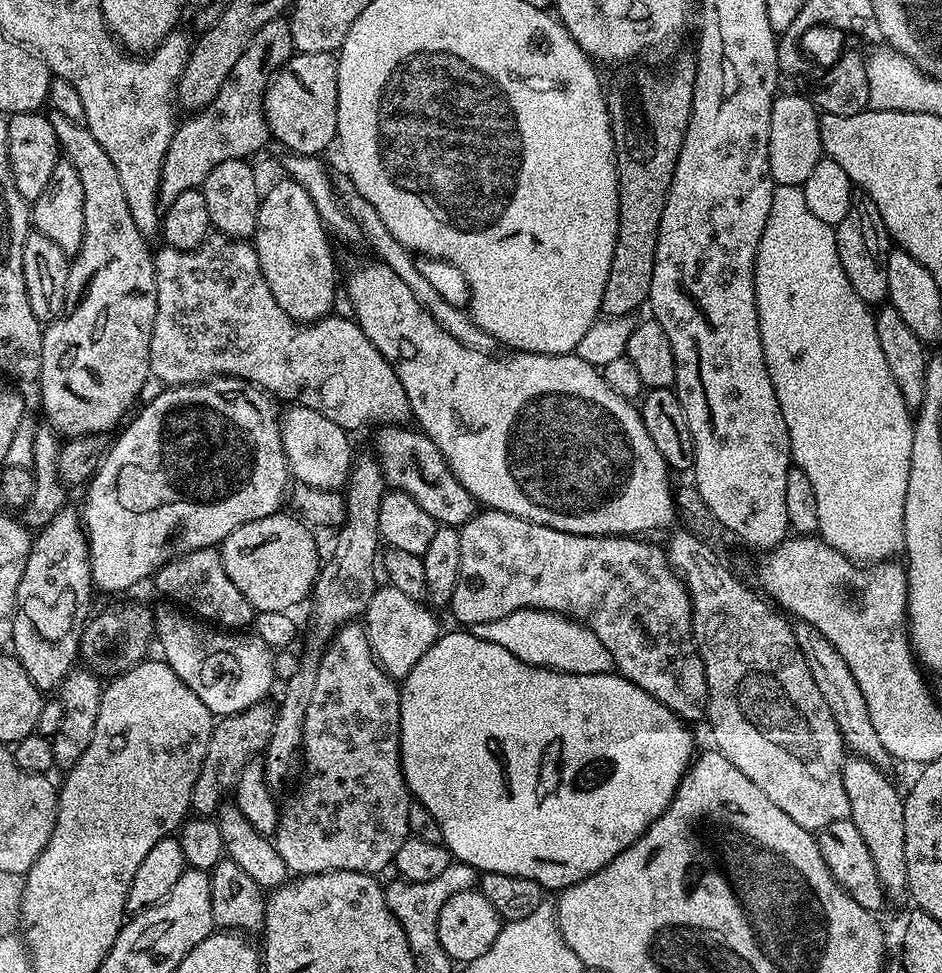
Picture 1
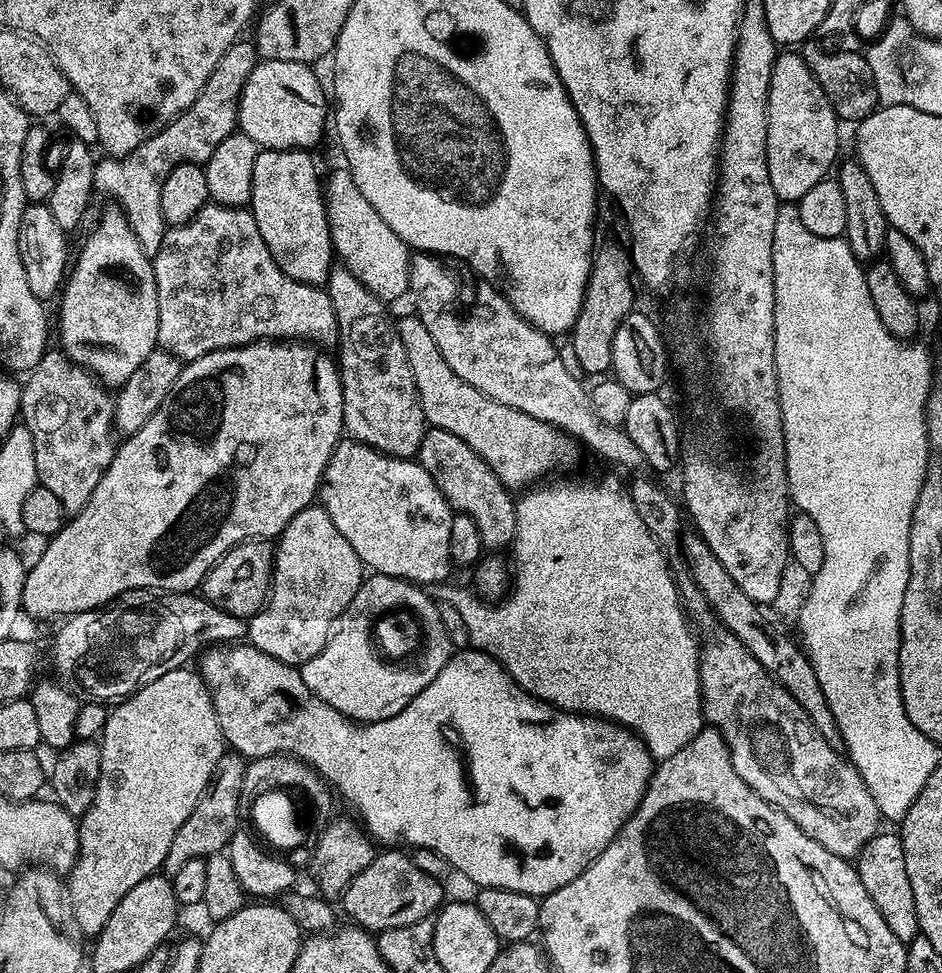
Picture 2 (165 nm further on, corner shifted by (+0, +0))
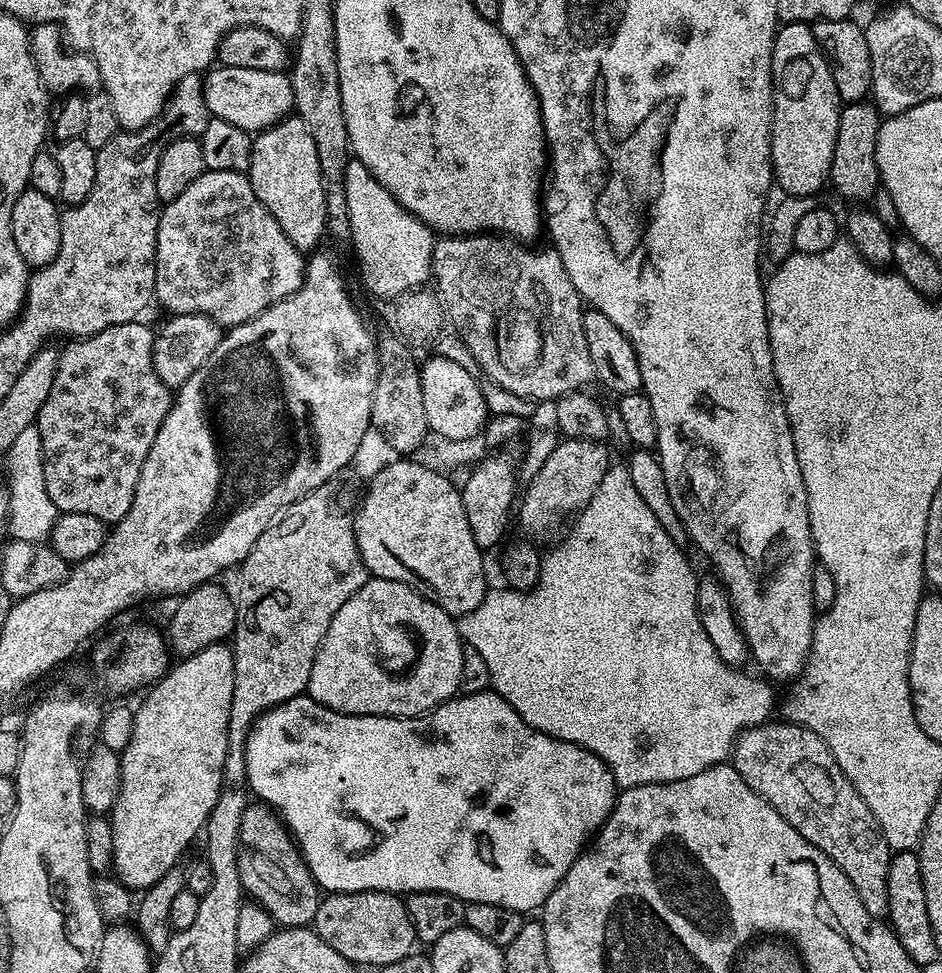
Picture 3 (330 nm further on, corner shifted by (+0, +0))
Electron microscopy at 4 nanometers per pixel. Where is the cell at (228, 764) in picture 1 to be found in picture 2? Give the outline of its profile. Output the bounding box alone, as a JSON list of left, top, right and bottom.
[163,752,246,877]

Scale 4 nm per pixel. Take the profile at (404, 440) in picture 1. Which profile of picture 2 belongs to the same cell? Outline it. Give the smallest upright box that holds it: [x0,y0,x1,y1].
[418,427,516,549]

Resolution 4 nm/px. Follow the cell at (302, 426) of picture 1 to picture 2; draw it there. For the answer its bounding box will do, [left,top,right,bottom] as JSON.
[318,438,454,586]

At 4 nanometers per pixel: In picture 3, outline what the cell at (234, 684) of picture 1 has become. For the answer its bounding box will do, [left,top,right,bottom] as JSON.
[244,690,618,914]

